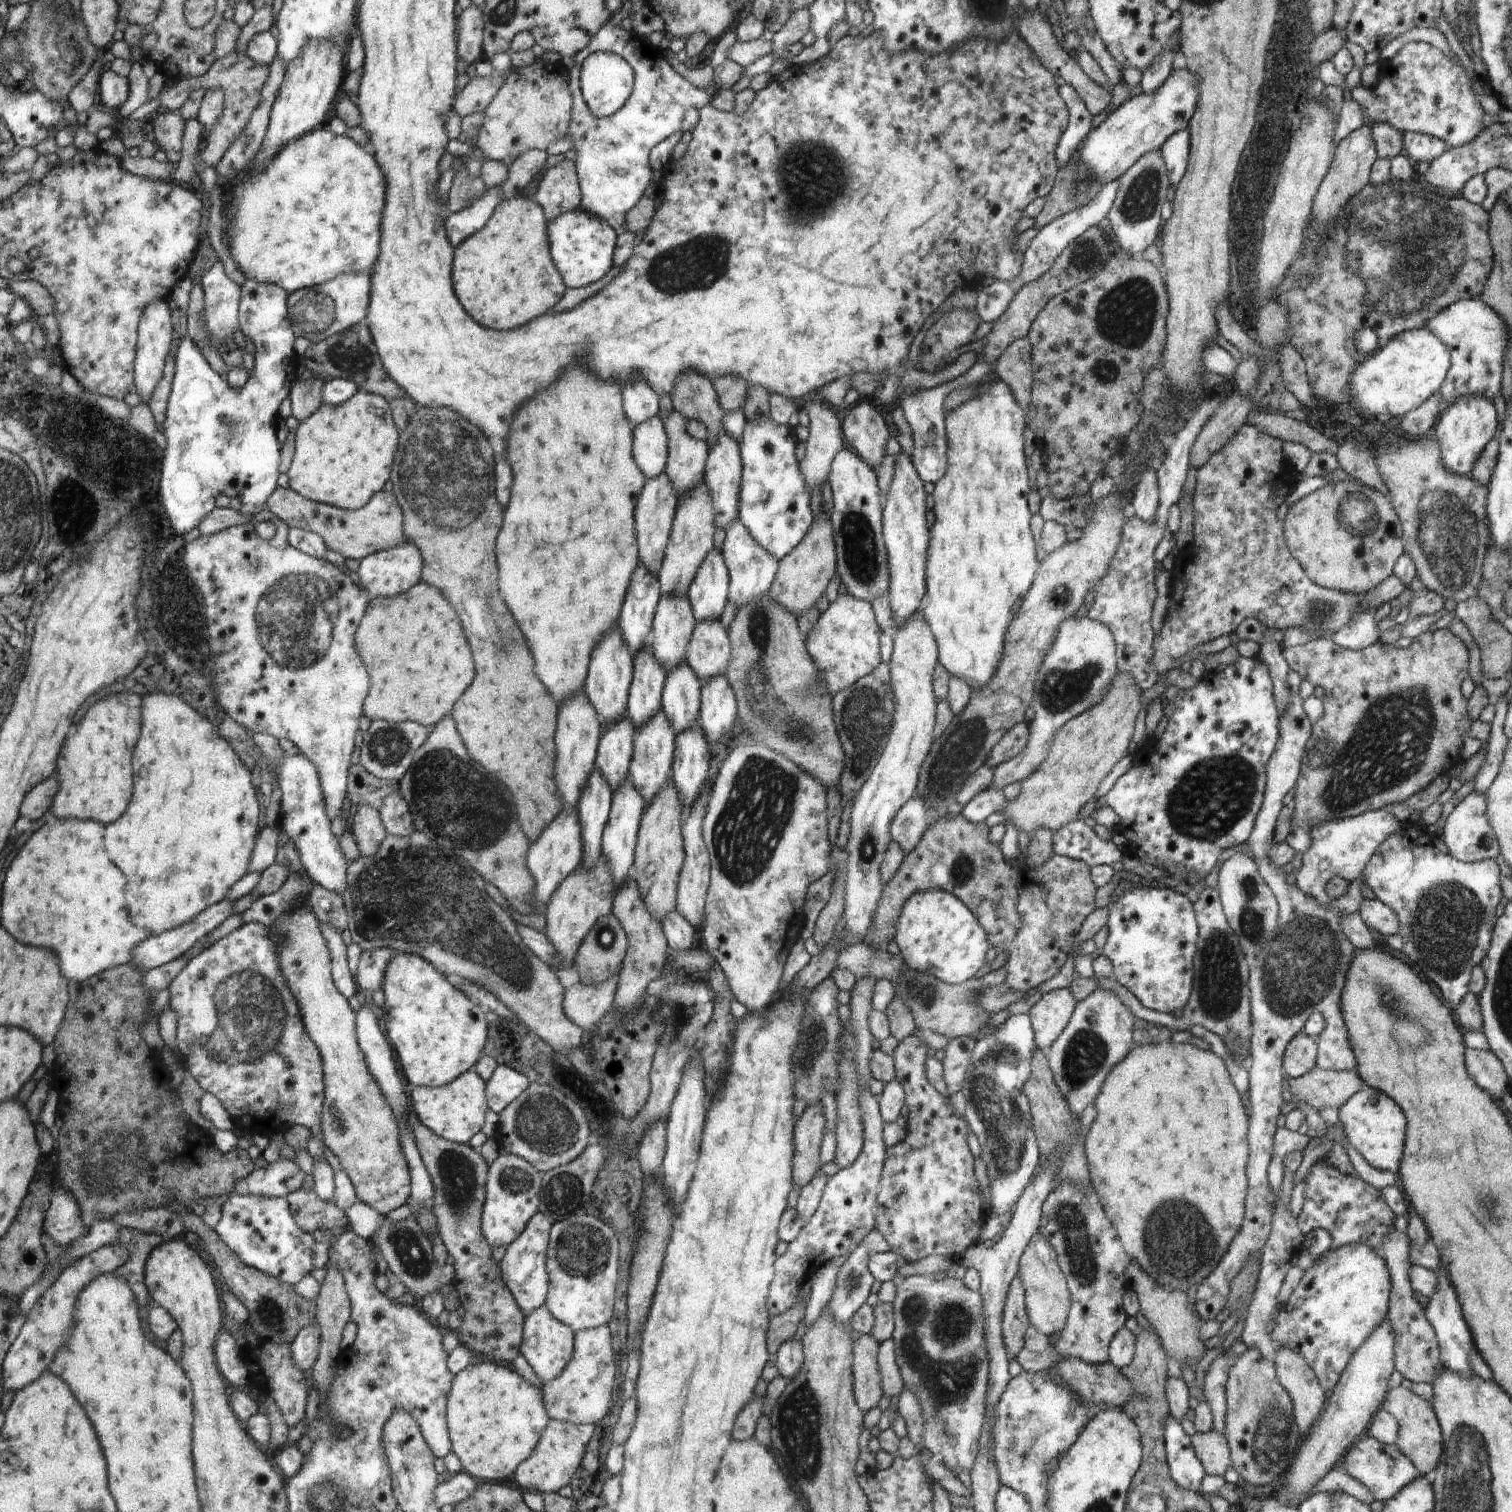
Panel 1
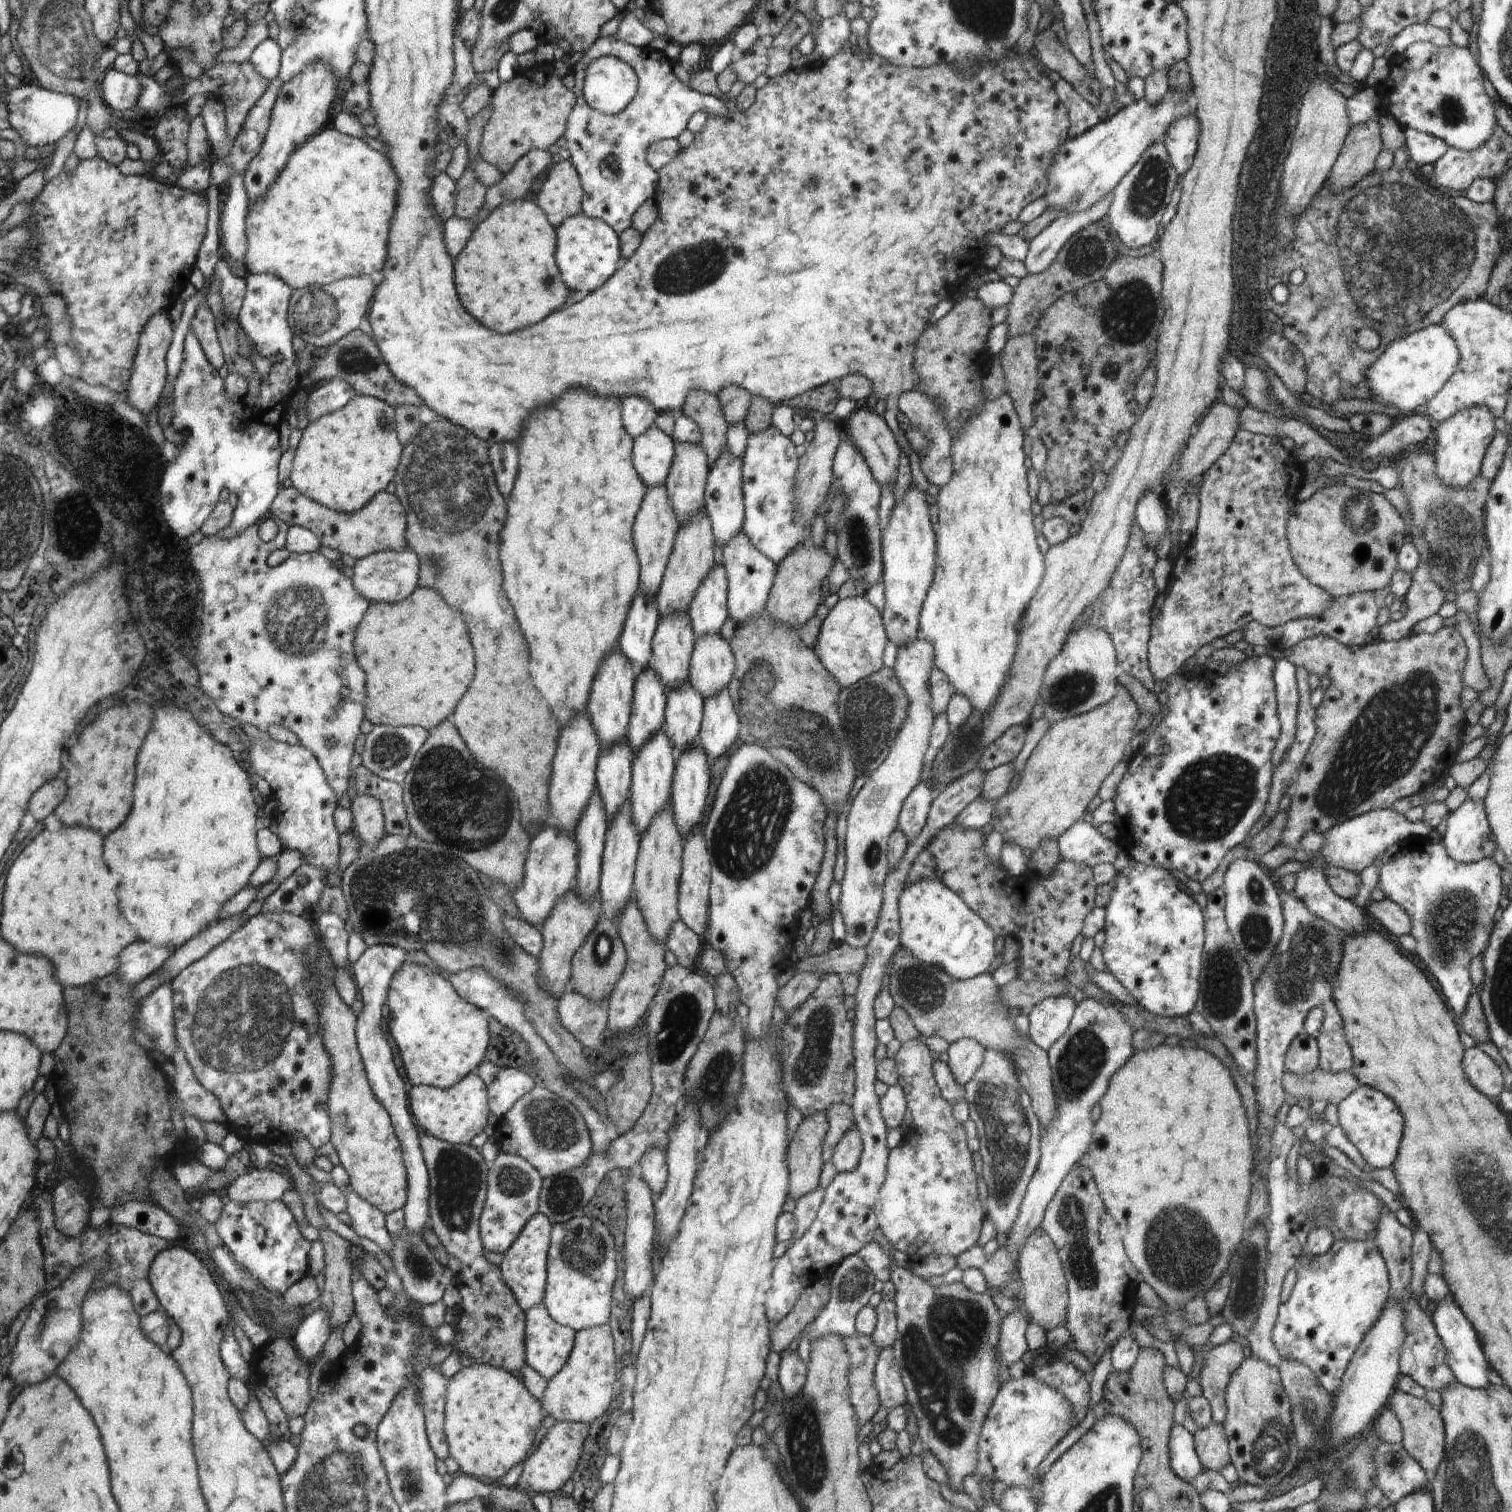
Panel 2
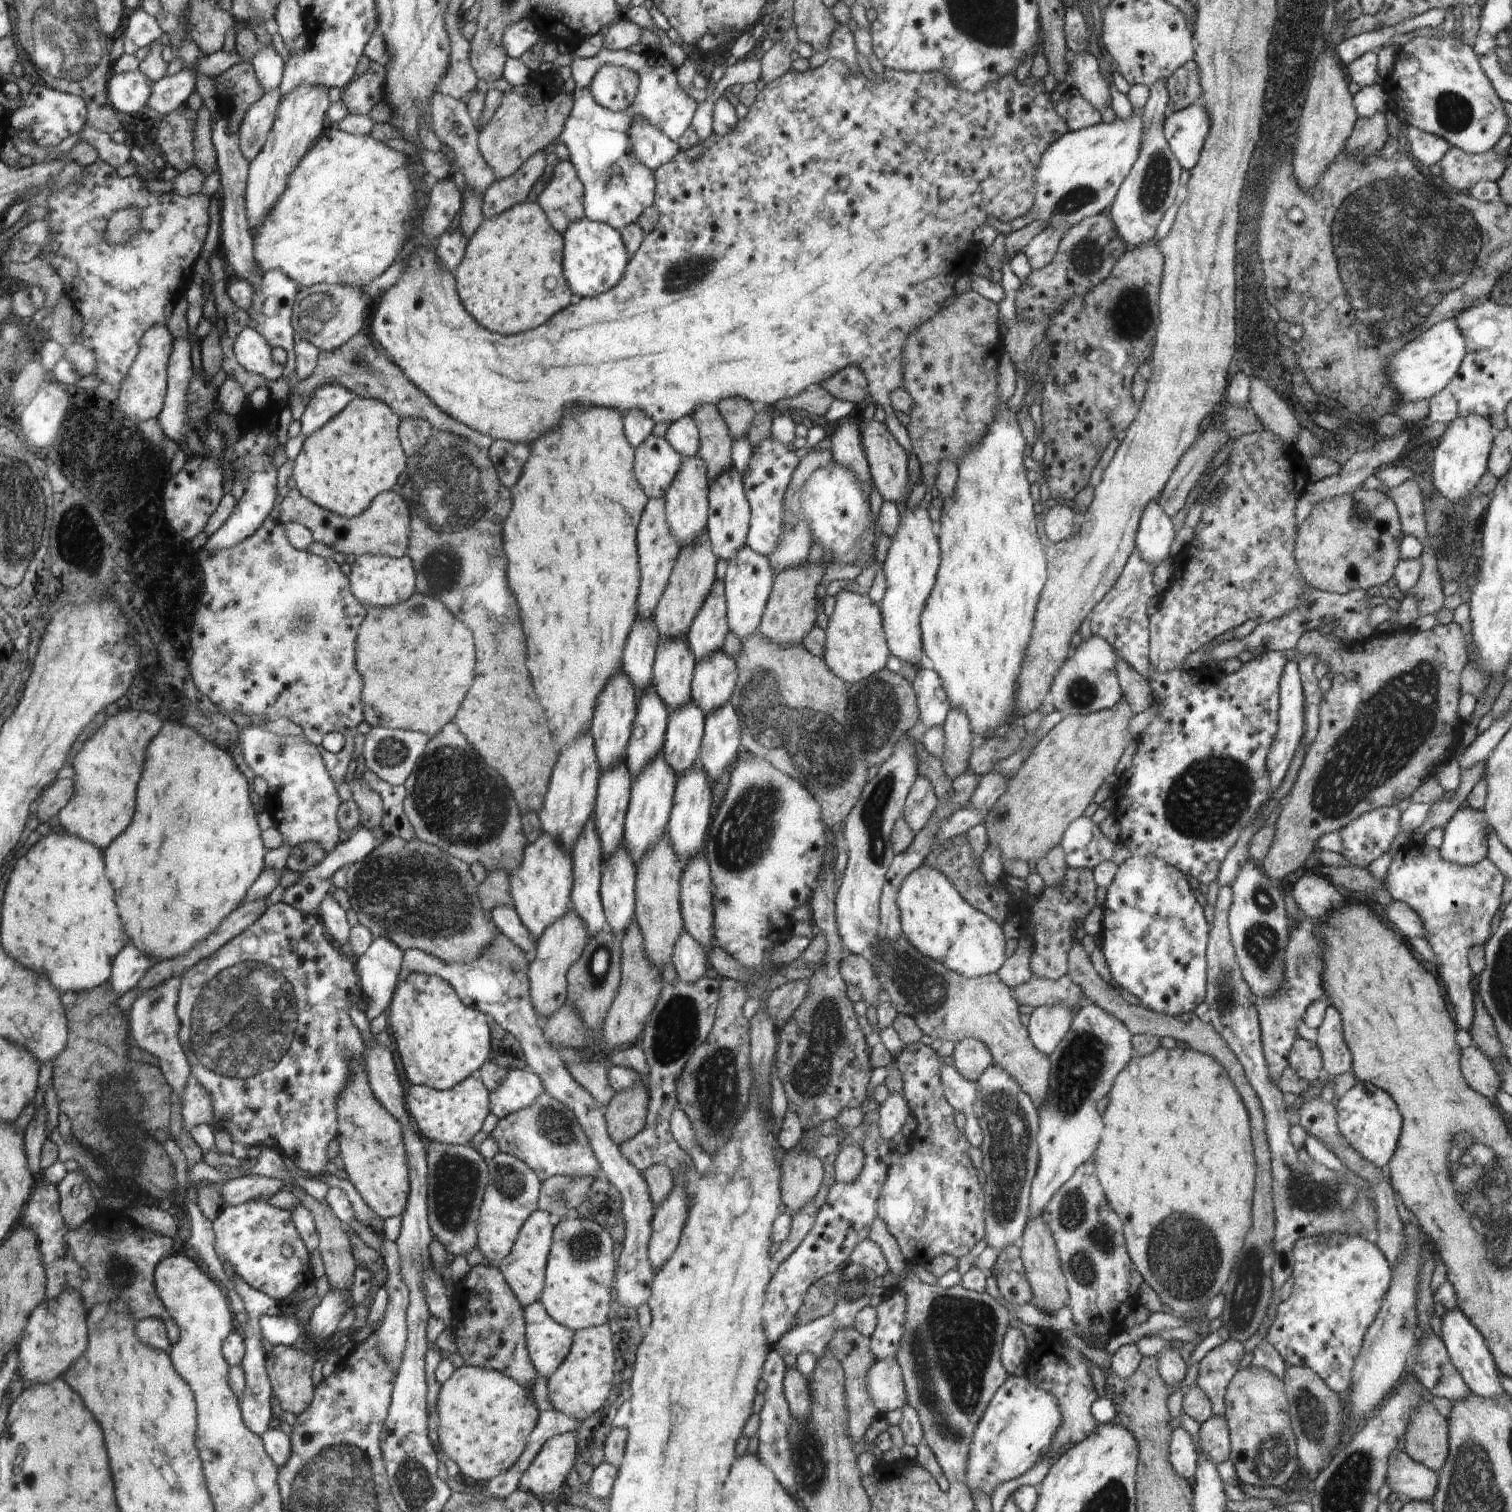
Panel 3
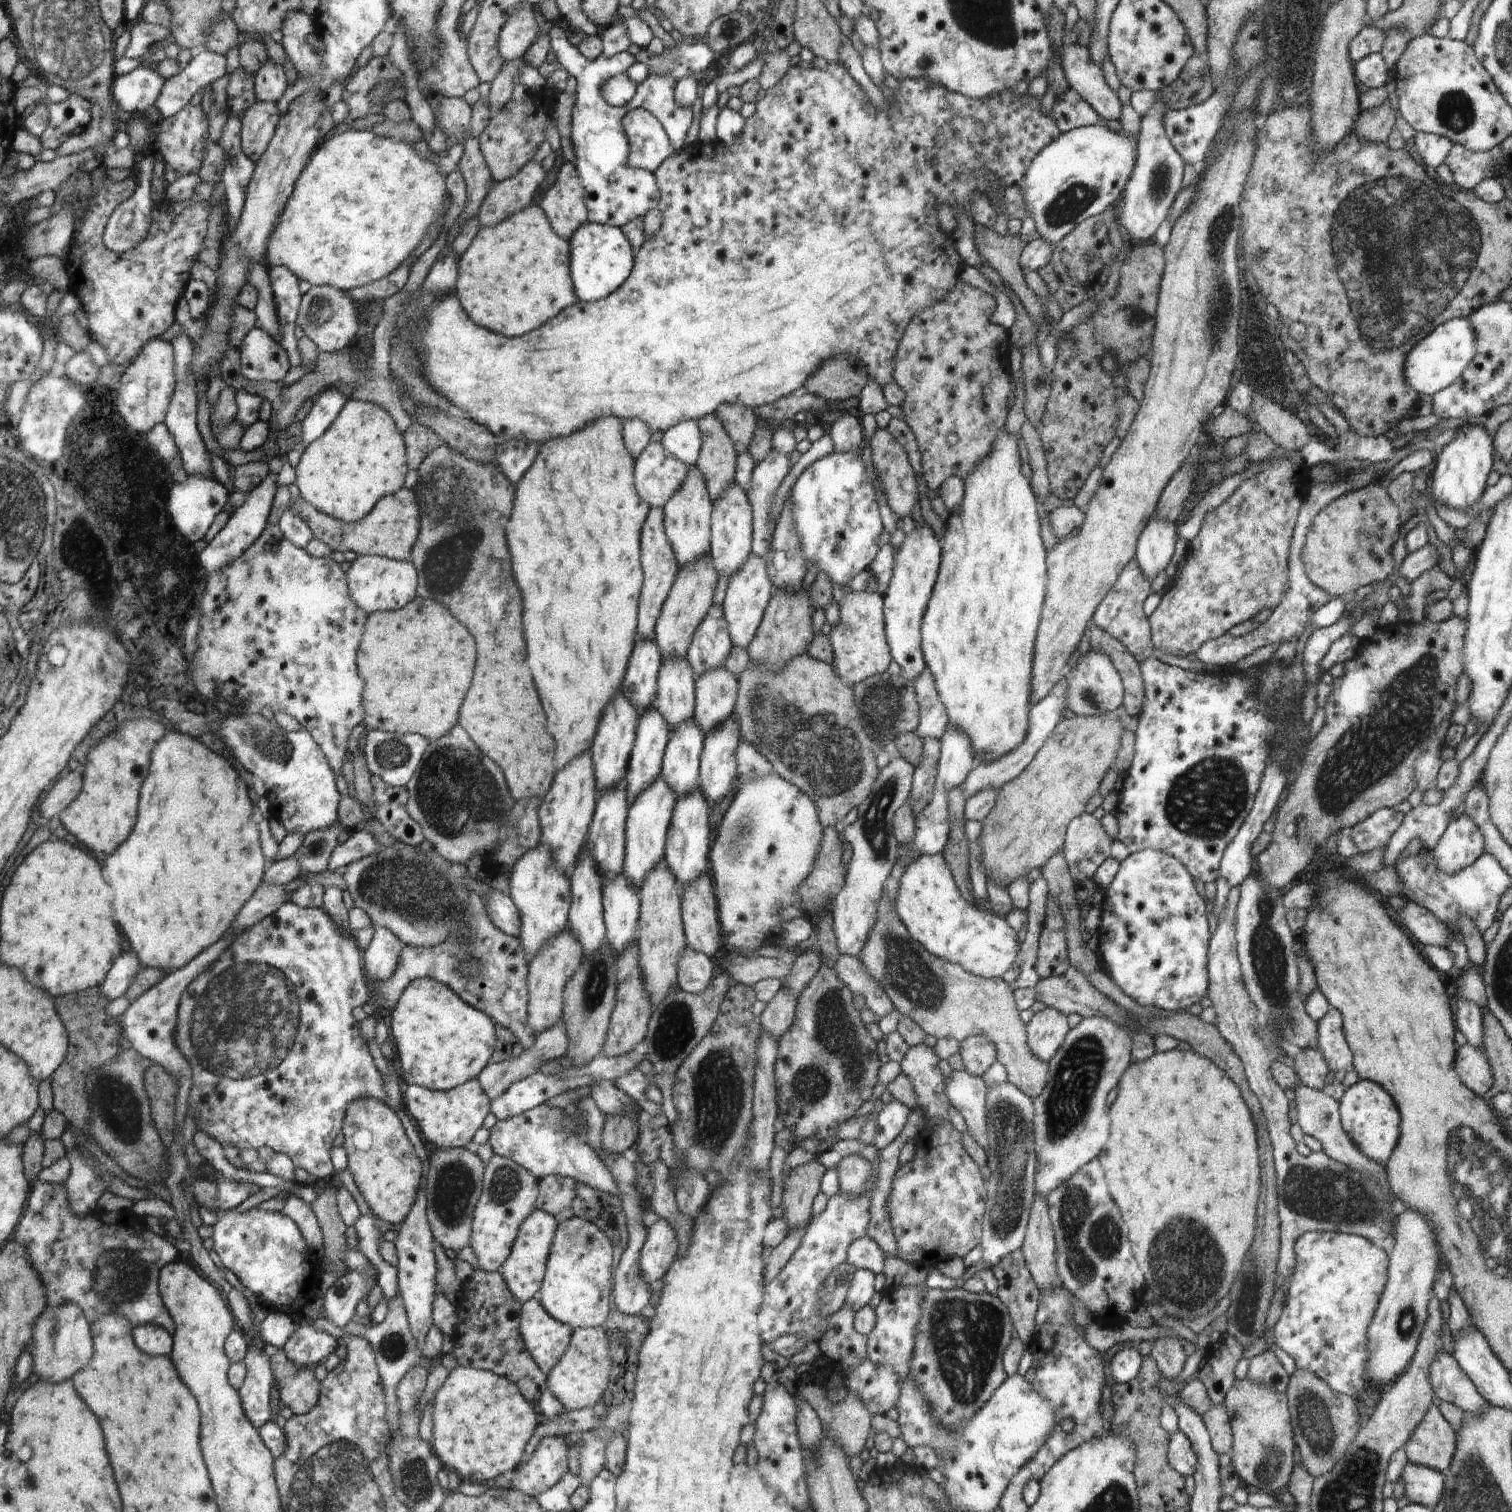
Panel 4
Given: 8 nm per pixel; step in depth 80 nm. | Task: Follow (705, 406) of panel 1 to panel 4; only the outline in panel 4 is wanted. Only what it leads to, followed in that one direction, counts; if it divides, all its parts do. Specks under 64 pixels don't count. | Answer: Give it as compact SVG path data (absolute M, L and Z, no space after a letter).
M714 413L698 419L697 423L702 446L695 465L703 472L707 491L712 492L711 500L717 501L736 479L738 450Z

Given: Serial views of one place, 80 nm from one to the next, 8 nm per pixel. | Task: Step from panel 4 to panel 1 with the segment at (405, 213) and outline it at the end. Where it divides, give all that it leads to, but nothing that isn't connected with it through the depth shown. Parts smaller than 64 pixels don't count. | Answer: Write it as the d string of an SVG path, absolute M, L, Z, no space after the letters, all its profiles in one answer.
M326 126L315 128L314 131L307 132L306 135L302 135L299 139L284 145L271 160L271 163L263 168L263 171L252 171L250 167L238 178L232 186L233 200L230 208L234 206L235 202L235 211L231 218L231 242L230 240L226 241L236 264L238 264L238 268L240 268L247 280L252 279L259 283L277 284L290 294L306 287L310 288L327 283L342 273L365 272L370 275L372 264L378 258L378 248L380 248L378 246L378 240L380 240L378 224L382 220L382 206L384 206L384 190L386 190L386 186L384 186L384 176L382 176L374 156L364 154L364 150L351 138L346 135L334 134Z

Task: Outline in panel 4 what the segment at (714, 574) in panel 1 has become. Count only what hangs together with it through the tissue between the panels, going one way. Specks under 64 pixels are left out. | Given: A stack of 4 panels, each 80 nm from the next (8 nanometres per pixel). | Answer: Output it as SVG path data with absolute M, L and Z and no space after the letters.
M714 606L694 631L687 650L686 656L695 676L724 665L732 645L723 608Z

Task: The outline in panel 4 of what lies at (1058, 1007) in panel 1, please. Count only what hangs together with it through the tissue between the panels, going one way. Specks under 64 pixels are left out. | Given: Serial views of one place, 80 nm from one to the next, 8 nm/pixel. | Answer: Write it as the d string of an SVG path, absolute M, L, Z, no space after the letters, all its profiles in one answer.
M1045 1007L1032 1015L1027 1025L1027 1043L1036 1058L1050 1062L1057 1054L1071 1030L1067 1015L1052 1007Z

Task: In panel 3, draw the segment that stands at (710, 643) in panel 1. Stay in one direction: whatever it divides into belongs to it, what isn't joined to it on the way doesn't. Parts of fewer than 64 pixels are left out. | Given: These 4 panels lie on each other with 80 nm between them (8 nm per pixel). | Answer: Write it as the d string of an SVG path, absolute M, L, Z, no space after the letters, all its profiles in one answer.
M722 649L714 651L695 664L691 698L707 716L730 700L736 679L735 660Z

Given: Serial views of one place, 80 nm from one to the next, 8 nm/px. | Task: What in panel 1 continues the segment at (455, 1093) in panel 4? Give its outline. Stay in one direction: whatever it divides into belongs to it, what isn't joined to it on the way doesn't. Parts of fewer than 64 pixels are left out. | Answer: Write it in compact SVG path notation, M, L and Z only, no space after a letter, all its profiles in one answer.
M472 1068L449 1085L431 1088L415 1086L409 1102L420 1122L432 1129L432 1132L456 1144L466 1145L476 1132L480 1132L488 1108L487 1096L484 1096L484 1086L487 1084L484 1084L484 1081L483 1077Z

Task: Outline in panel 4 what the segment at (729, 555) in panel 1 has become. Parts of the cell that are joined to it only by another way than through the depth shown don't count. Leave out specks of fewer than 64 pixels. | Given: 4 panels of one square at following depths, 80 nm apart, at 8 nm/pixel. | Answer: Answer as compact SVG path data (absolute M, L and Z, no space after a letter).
M751 554L744 568L730 579L726 589L726 595L721 607L723 608L724 618L727 622L727 629L731 636L734 646L748 648L751 640L755 638L766 608L769 606L772 596L774 596L776 586L772 584L767 561L763 557Z

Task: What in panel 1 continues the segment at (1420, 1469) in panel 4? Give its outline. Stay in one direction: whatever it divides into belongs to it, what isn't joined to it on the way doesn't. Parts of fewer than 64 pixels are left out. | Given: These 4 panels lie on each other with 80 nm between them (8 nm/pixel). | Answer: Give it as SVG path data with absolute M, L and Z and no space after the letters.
M1368 1434L1358 1442L1354 1442L1353 1446L1347 1450L1343 1468L1353 1479L1368 1488L1373 1498L1380 1502L1391 1499L1401 1488L1410 1484L1411 1480L1420 1476L1412 1461L1400 1452L1394 1443L1382 1444Z

